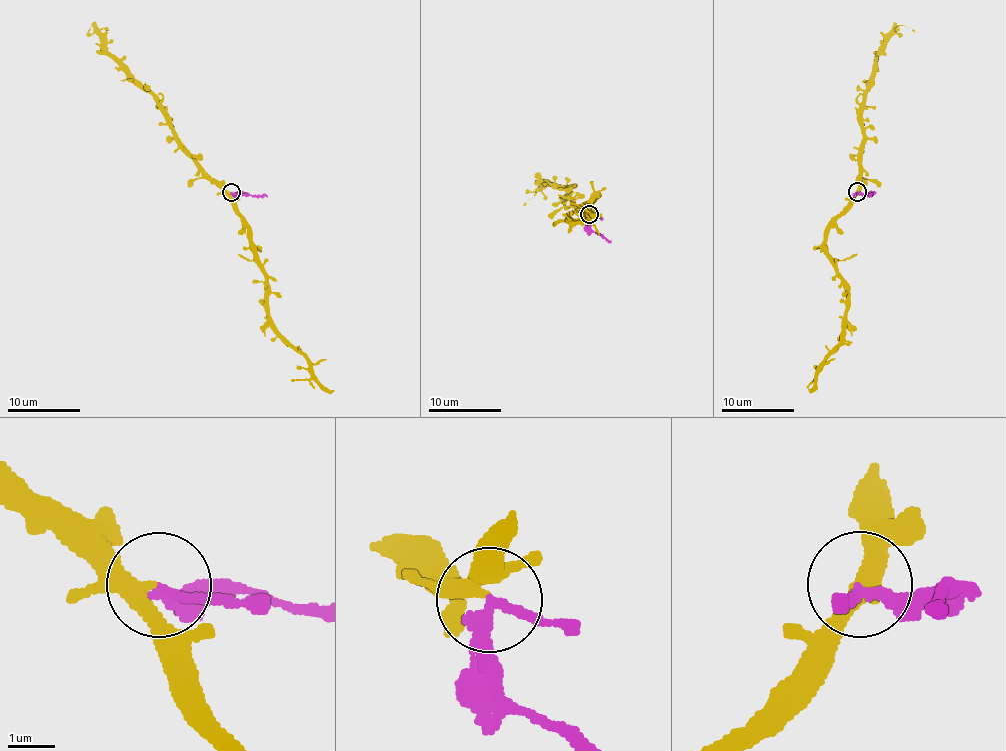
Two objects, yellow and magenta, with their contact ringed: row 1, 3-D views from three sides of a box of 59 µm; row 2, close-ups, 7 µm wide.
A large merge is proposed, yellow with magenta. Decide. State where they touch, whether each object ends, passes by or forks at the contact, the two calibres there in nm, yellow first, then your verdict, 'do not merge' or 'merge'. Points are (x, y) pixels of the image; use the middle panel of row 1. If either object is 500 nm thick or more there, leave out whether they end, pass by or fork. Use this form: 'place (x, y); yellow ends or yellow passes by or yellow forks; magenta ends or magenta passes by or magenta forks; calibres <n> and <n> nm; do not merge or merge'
place (589, 214); yellow passes by; magenta passes by; calibres 280 and 200 nm; do not merge

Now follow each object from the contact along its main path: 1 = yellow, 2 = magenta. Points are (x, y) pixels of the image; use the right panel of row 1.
1: (856, 192), (853, 205), (828, 230), (829, 259), (842, 279), (847, 319), (811, 390)
2: (856, 192), (870, 192), (869, 195)

